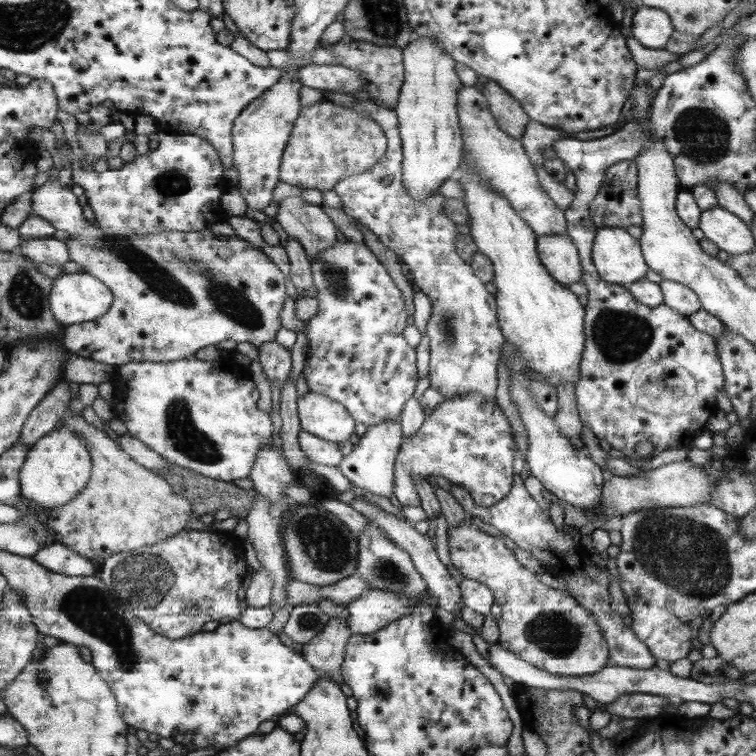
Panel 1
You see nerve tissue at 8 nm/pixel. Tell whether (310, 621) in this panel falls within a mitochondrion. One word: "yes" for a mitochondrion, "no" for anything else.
yes

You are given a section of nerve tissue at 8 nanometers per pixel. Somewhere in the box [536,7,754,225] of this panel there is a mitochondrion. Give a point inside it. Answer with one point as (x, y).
(703, 135)

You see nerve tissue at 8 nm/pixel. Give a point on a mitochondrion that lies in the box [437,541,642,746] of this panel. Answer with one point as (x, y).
(553, 632)

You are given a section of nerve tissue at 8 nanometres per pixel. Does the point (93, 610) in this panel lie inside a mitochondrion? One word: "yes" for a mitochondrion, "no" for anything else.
yes

